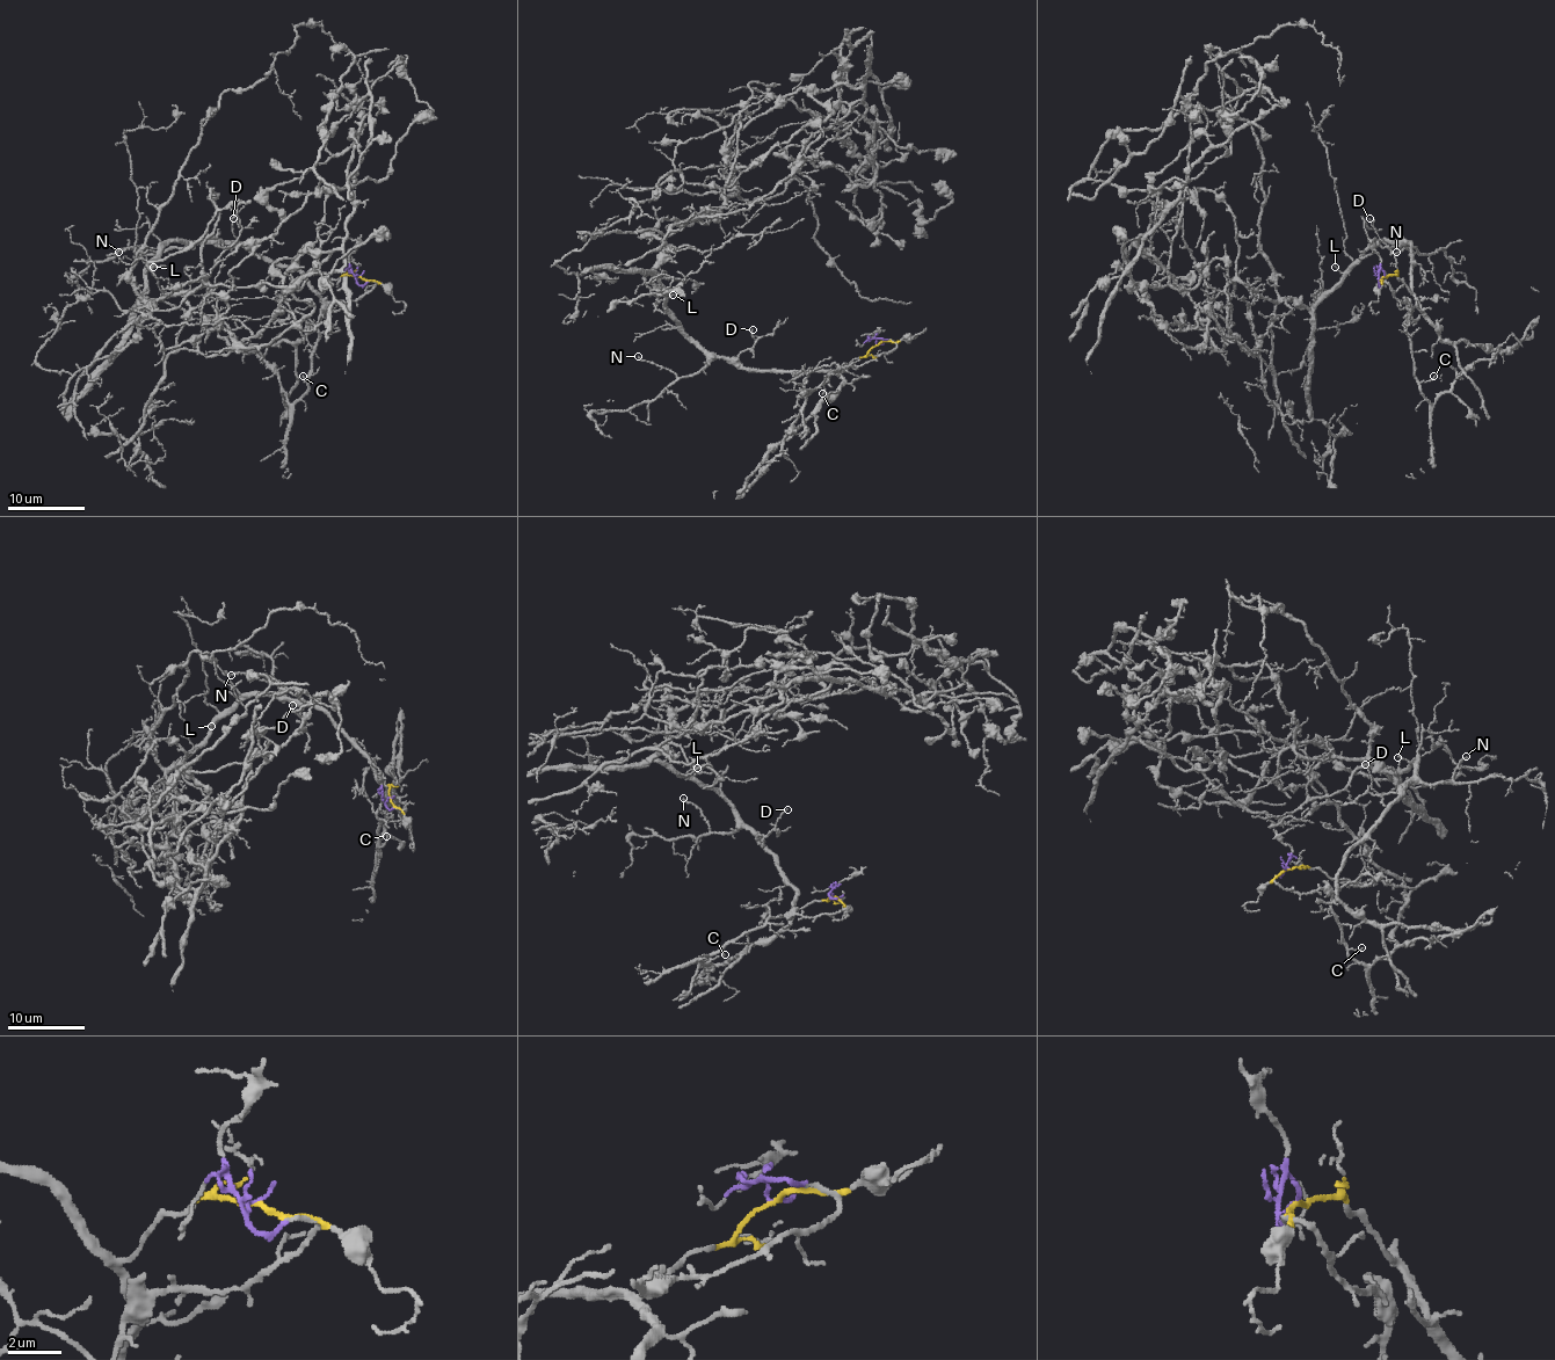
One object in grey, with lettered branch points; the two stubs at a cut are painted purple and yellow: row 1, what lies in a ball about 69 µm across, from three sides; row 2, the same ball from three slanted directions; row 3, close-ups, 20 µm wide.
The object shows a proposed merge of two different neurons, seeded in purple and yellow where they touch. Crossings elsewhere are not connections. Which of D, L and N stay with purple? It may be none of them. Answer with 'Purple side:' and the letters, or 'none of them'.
Purple side: none of them

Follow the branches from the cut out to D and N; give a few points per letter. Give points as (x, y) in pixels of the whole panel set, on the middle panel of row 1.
D: (879, 344), (838, 371), (747, 369), (739, 355), (756, 340), (753, 328)
N: (879, 344), (838, 371), (741, 369), (721, 357), (712, 357), (695, 372), (677, 377), (639, 355)

